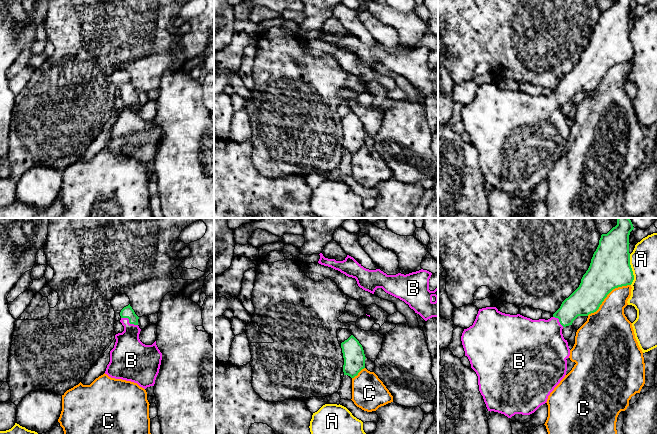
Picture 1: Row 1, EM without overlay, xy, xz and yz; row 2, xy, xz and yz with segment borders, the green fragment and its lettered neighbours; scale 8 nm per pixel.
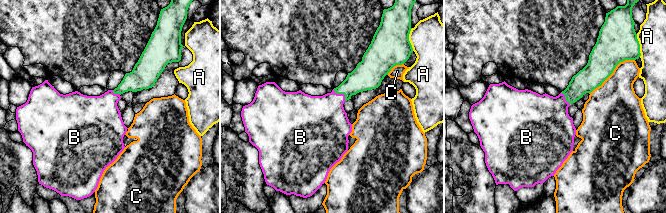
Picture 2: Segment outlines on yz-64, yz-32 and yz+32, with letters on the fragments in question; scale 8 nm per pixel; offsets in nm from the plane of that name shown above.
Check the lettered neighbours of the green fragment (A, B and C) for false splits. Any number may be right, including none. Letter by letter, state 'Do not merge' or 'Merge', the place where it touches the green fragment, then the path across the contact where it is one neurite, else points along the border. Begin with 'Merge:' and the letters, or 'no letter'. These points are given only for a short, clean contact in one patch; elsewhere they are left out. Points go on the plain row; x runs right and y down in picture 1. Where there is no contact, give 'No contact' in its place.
Merge: B
A: Do not merge. Touches green at yz (631, 45)
B: Merge. Touches green at xy (129, 97). Path across: xy (127, 88), (129, 97), (129, 128)
C: Do not merge. Touches green at yz (606, 72)

